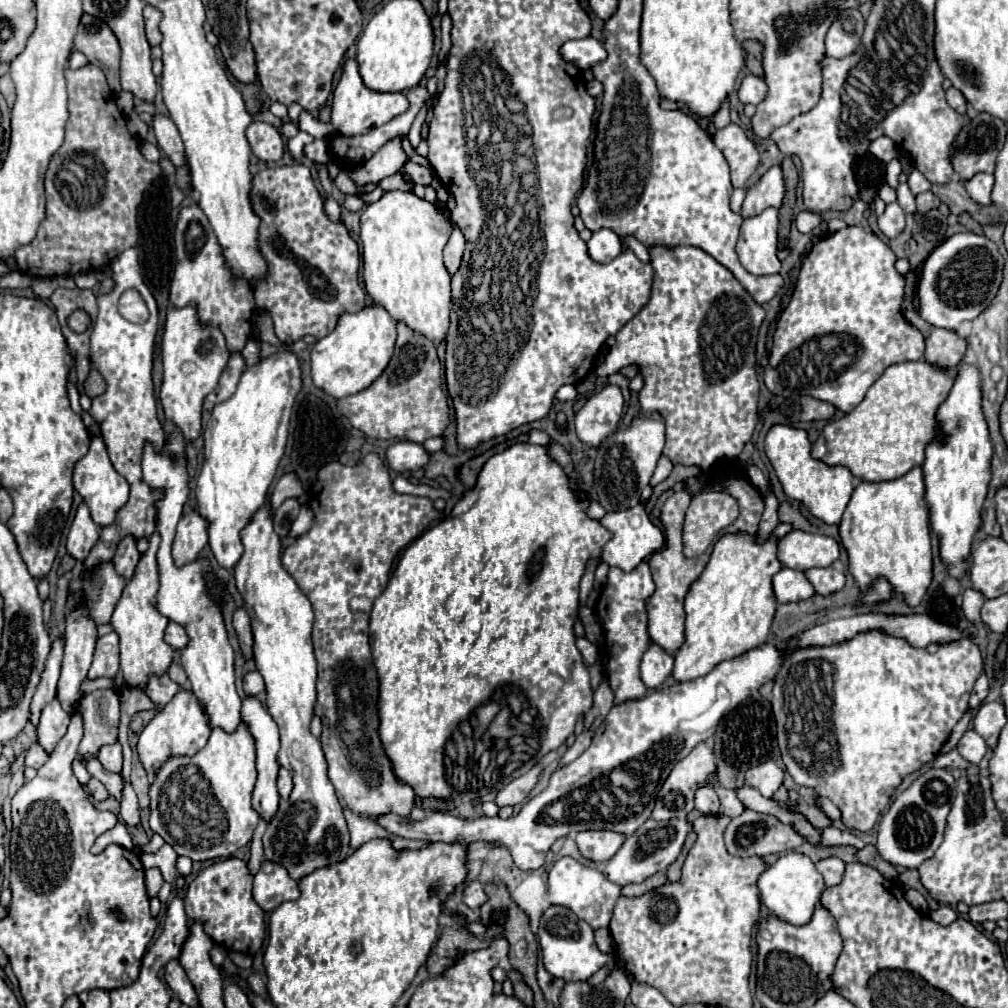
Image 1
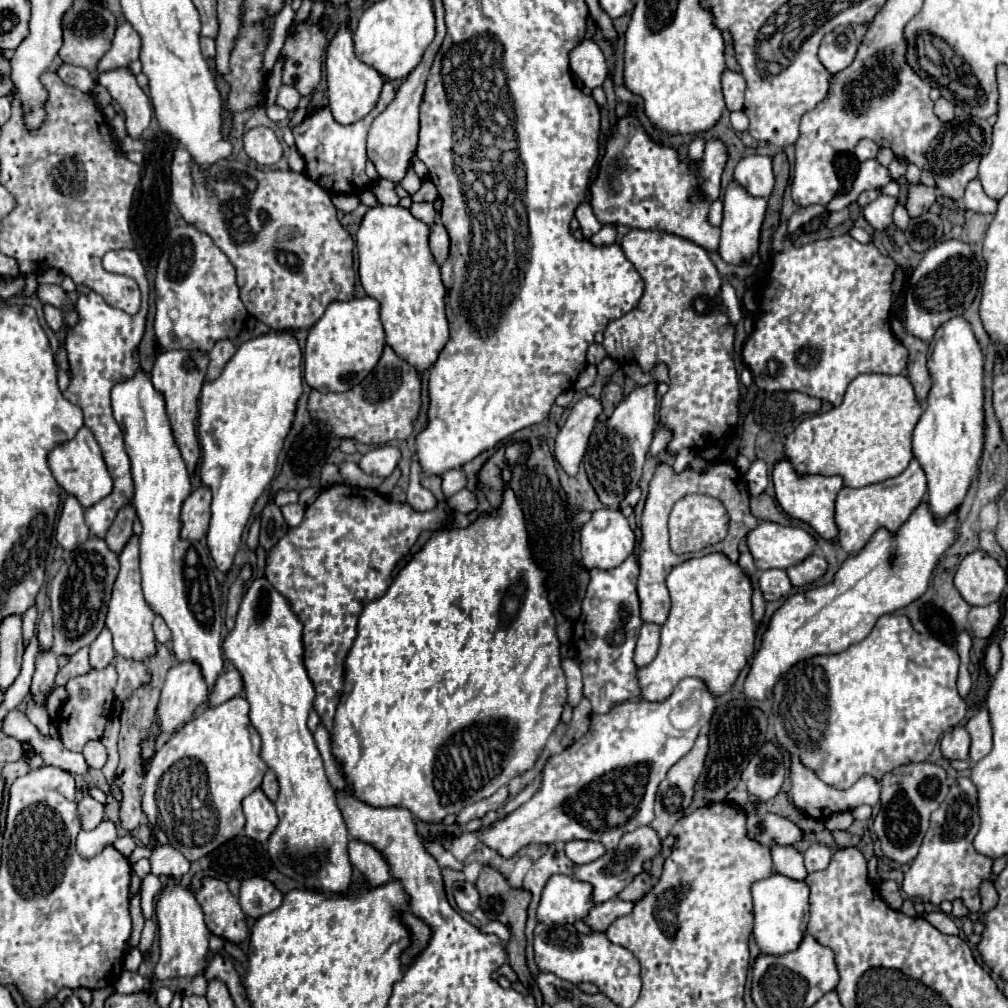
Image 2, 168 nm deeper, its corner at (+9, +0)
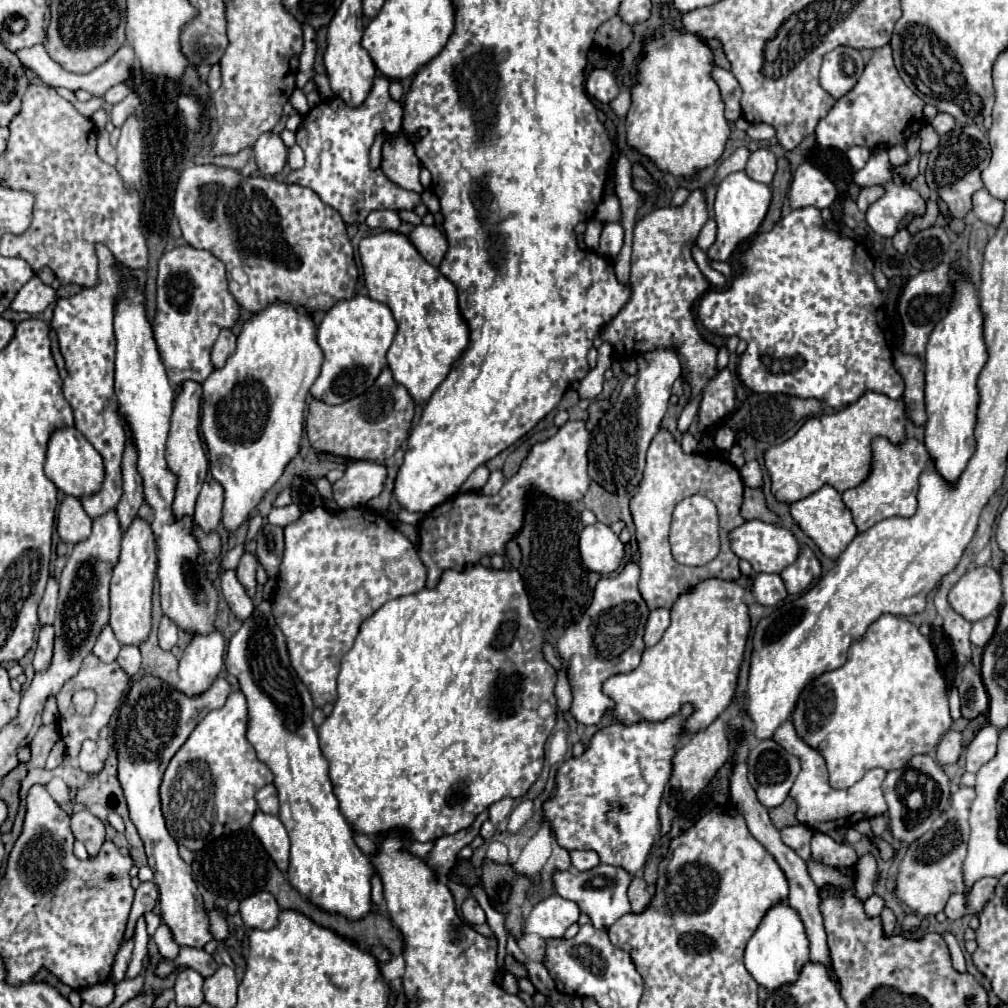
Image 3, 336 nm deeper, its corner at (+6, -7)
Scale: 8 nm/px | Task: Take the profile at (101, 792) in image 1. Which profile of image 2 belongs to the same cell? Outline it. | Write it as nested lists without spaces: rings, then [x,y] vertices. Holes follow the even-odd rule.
[[[85,794],[79,800],[79,814],[81,814],[81,826],[83,830],[93,830],[103,820],[103,804]]]

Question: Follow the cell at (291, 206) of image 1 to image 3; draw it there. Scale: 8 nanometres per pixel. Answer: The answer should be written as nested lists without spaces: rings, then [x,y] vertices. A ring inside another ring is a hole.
[[[192,165],[188,173],[182,173],[182,181],[178,183],[174,213],[180,219],[186,243],[194,249],[210,251],[224,263],[228,291],[250,313],[264,309],[276,299],[284,299],[292,305],[306,305],[316,313],[318,309],[328,311],[340,299],[354,297],[358,267],[346,235],[346,223],[308,187],[286,185],[266,177],[242,177],[238,171],[214,165]]]

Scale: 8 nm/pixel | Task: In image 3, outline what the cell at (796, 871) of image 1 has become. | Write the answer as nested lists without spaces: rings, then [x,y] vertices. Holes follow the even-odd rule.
[[[782,901],[766,913],[760,927],[746,943],[744,967],[752,975],[752,979],[760,987],[764,987],[766,993],[770,995],[784,985],[796,983],[806,963],[808,963],[808,937],[804,935],[804,925],[800,923],[800,915],[796,915],[796,911],[792,911],[792,907]]]

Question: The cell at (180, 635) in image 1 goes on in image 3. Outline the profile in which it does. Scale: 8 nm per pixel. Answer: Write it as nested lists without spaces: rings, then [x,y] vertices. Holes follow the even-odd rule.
[[[162,617],[160,629],[158,629],[158,641],[162,649],[172,649],[178,641],[178,625],[170,617]]]

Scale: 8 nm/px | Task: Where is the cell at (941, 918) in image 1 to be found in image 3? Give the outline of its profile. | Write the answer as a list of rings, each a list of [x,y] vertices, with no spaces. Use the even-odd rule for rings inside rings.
[[[944,933],[942,937],[944,937],[944,941],[946,941],[948,949],[950,949],[950,957],[952,957],[954,969],[956,969],[958,973],[964,973],[964,971],[966,971],[966,963],[964,963],[964,955],[962,955],[962,949],[960,949],[956,937],[954,937],[952,933]]]

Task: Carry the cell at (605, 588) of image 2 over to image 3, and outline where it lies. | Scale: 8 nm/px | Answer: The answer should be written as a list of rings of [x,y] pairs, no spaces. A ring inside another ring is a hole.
[[[628,563],[620,573],[612,577],[602,577],[592,593],[592,603],[582,615],[580,623],[566,629],[558,639],[558,653],[564,659],[568,683],[572,689],[570,713],[578,723],[596,725],[606,711],[612,709],[612,699],[602,693],[604,679],[632,671],[636,663],[640,663],[640,655],[644,651],[644,625],[648,619],[648,607],[638,591],[640,567],[636,563]]]

